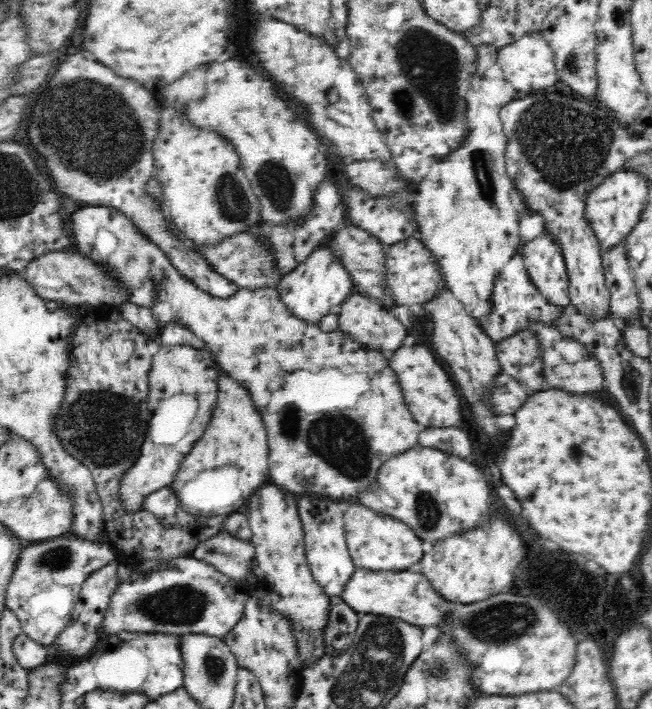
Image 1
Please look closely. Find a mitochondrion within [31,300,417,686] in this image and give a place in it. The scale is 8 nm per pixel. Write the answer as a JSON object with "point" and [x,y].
{"point":[104,427]}

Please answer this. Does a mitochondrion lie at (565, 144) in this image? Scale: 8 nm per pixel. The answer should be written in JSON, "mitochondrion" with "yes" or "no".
{"mitochondrion":"yes"}

